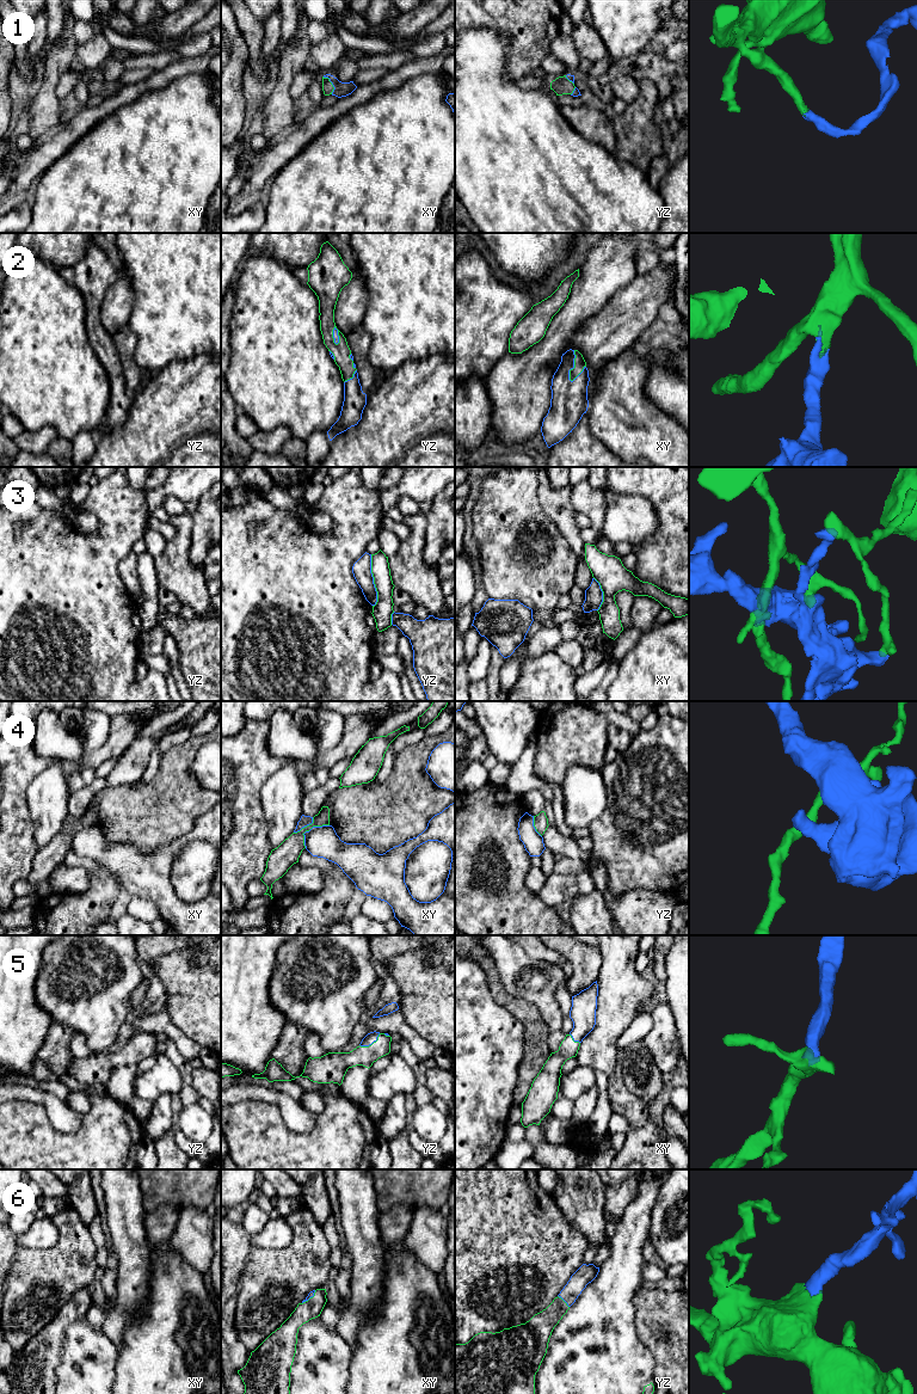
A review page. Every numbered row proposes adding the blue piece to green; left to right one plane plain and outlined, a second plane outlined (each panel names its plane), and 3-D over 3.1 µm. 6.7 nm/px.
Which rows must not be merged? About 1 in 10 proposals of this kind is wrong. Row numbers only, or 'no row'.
3, 4

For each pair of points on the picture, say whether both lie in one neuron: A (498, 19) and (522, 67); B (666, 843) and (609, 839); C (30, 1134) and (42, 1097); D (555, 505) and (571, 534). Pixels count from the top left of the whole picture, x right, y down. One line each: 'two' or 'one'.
A: one
B: one
C: two
D: one

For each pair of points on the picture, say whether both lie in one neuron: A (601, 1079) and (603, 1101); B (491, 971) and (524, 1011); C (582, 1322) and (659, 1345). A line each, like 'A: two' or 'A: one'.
A: one
B: one
C: two

